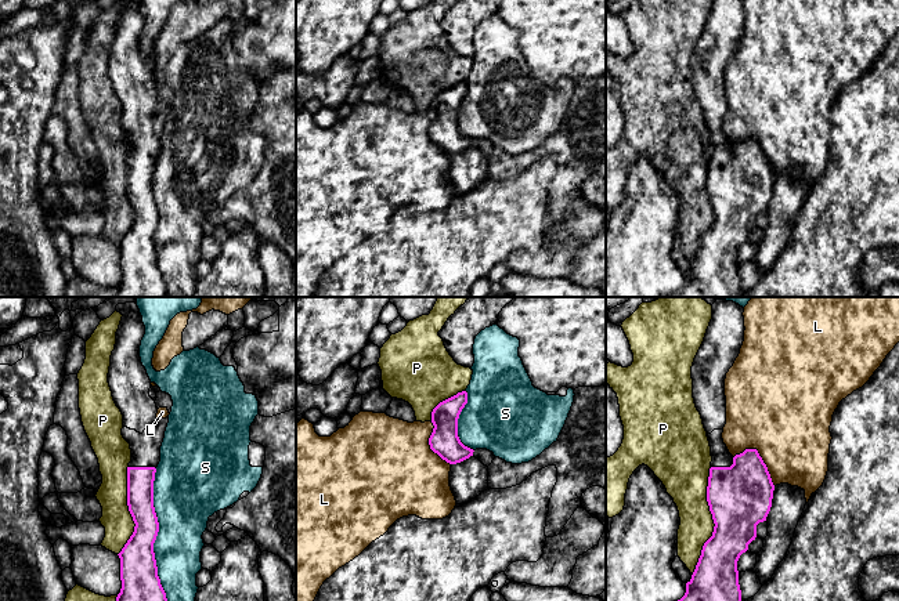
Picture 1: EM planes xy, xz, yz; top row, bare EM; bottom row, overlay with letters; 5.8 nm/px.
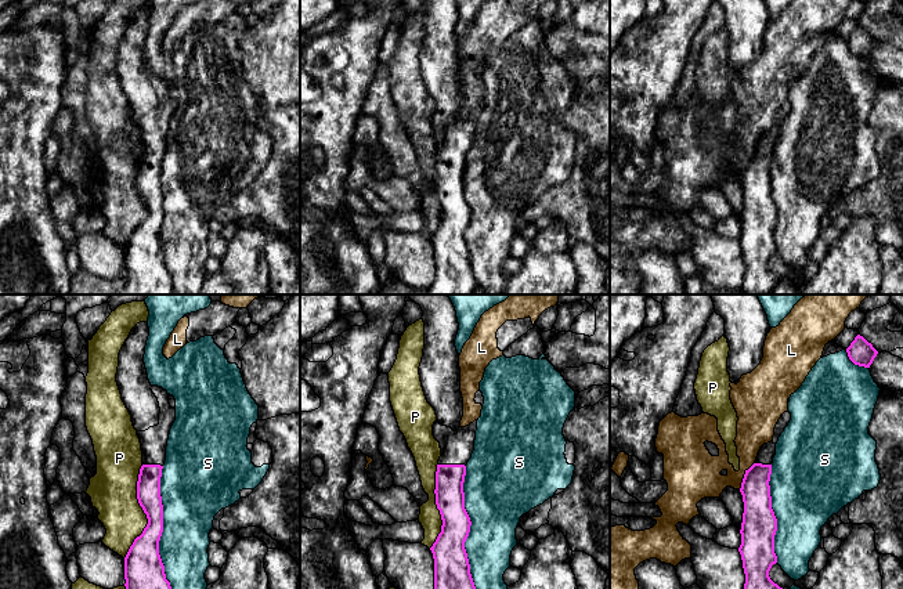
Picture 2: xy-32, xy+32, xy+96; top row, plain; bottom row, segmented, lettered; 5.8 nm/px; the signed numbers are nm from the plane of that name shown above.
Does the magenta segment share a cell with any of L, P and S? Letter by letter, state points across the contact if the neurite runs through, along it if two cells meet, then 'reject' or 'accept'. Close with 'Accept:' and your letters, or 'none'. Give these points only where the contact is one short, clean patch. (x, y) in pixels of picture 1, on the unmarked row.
L: reject
P: reject
S: reject
Accept: none

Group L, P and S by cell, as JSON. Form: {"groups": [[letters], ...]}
{"groups": [["L"], ["P"], ["S"]]}

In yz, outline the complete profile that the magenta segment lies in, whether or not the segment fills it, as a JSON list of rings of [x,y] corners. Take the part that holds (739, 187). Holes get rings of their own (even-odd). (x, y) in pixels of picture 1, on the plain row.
[[[712,0],[712,10],[692,57],[693,88],[711,137],[707,192],[715,217],[686,274],[685,286],[667,297],[737,297],[741,293],[737,251],[755,231],[757,216],[766,211],[772,198],[775,175],[758,141],[745,140],[733,148],[722,130],[726,115],[725,69],[744,32],[743,3],[744,0]]]

